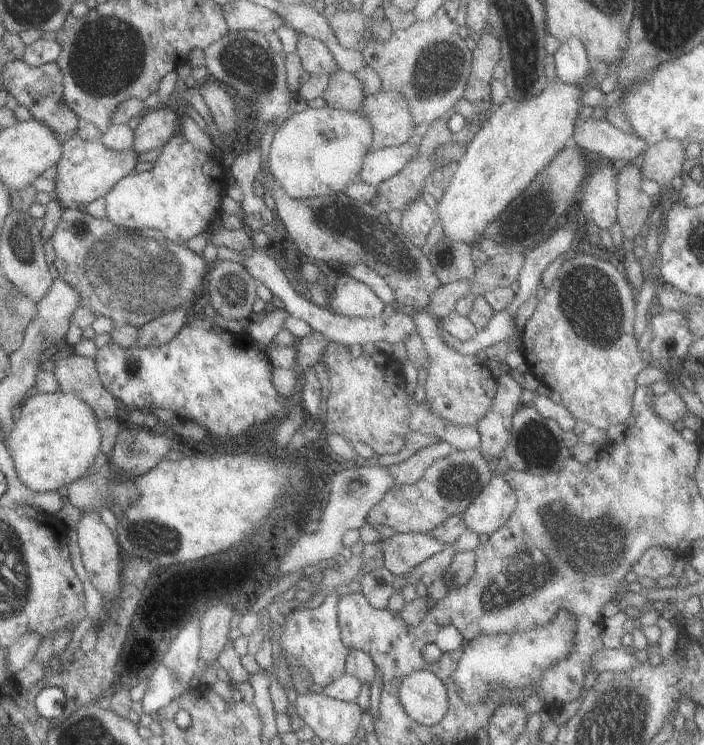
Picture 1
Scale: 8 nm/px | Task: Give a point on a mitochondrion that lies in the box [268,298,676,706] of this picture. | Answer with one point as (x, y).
(596, 535)

